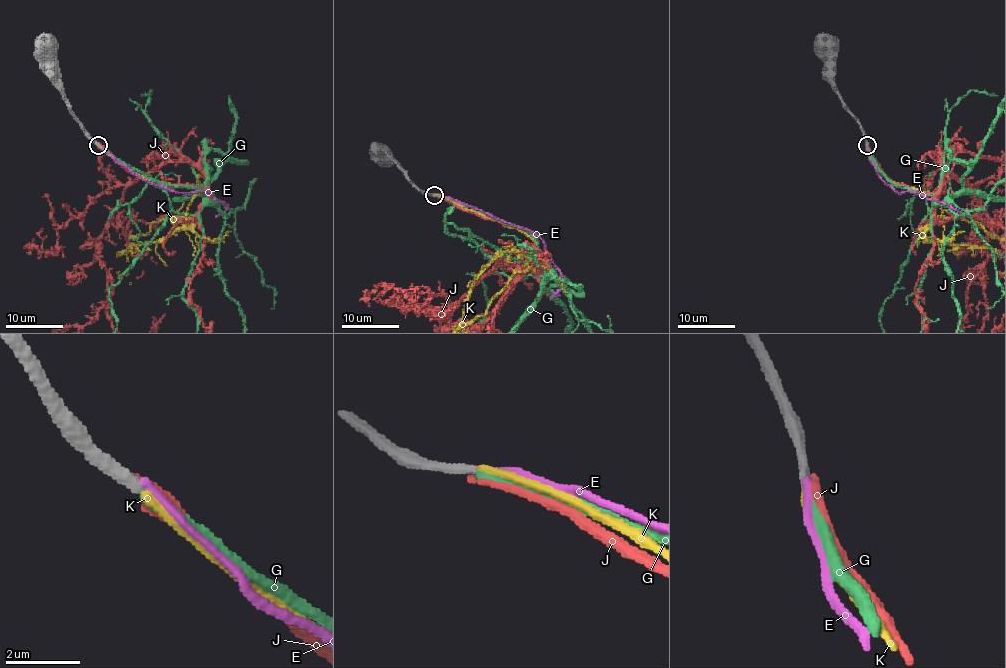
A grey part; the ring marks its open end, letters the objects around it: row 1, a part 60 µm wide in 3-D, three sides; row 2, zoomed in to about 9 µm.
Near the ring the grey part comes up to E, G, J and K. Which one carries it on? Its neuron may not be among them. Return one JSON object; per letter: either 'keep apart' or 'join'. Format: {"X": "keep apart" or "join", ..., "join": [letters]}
{"E": "keep apart", "G": "join", "J": "keep apart", "K": "keep apart", "join": ["G"]}

